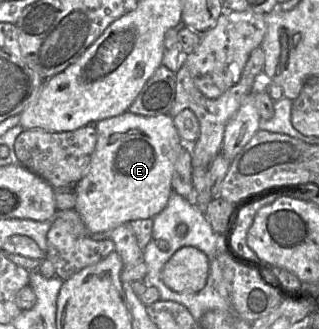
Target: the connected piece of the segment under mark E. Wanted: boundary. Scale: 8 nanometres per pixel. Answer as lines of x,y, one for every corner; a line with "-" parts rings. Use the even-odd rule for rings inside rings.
128,110
96,123
97,143
90,166
84,177
77,182
77,198
74,209
86,228
93,233
110,232
122,224
137,219
155,217
167,205
173,192
172,176
175,163
184,142
169,114
157,116
139,115

